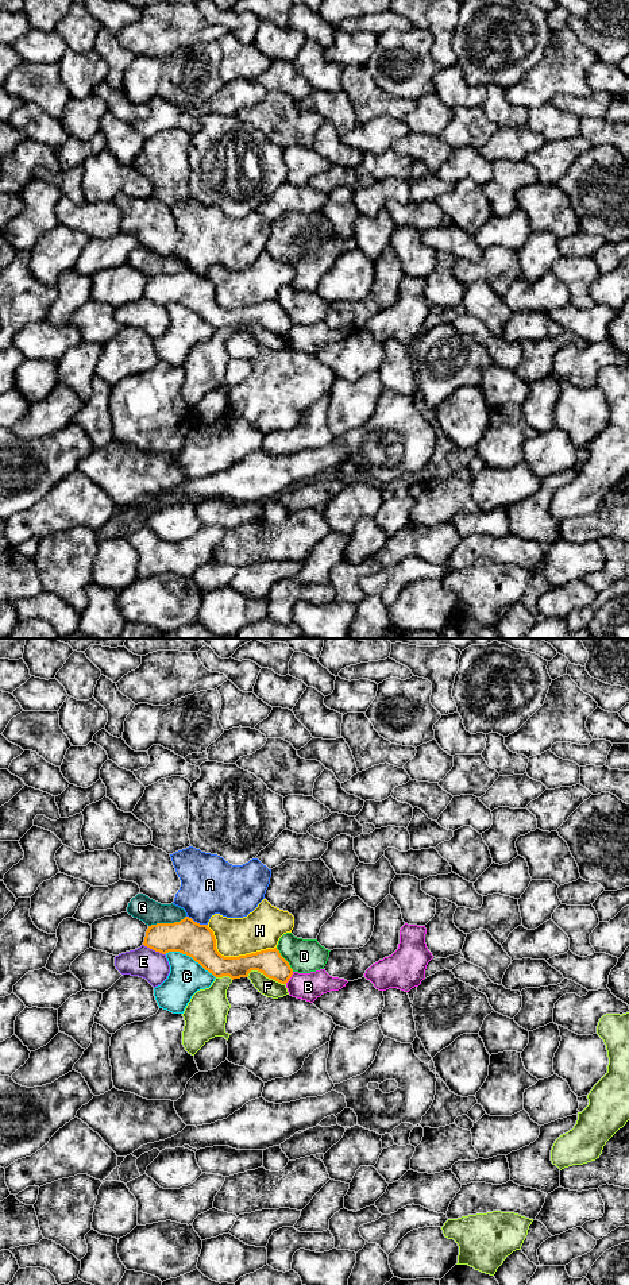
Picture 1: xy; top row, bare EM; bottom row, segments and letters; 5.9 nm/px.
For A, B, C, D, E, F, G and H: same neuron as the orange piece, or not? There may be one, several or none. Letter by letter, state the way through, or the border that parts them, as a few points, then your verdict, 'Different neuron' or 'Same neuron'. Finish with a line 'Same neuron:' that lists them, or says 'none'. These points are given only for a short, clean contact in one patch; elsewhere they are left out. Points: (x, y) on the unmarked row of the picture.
A: Different neuron
B: Boundary: xy (293, 324), (285, 335). Different neuron
C: Different neuron
D: Boundary: xy (276, 300), (293, 323). Different neuron
E: Different neuron
F: Different neuron
G: Different neuron
H: Different neuron
Same neuron: none

